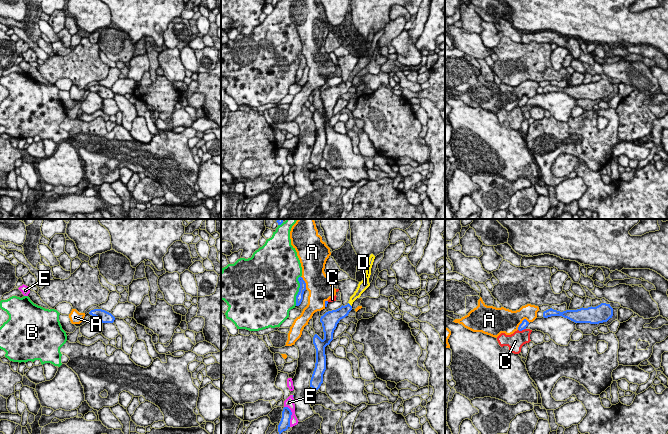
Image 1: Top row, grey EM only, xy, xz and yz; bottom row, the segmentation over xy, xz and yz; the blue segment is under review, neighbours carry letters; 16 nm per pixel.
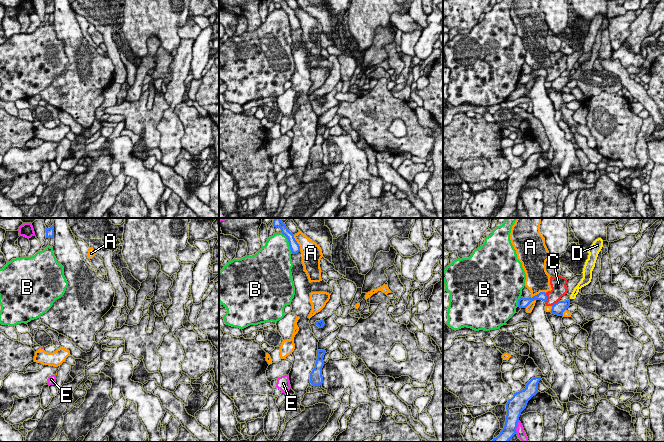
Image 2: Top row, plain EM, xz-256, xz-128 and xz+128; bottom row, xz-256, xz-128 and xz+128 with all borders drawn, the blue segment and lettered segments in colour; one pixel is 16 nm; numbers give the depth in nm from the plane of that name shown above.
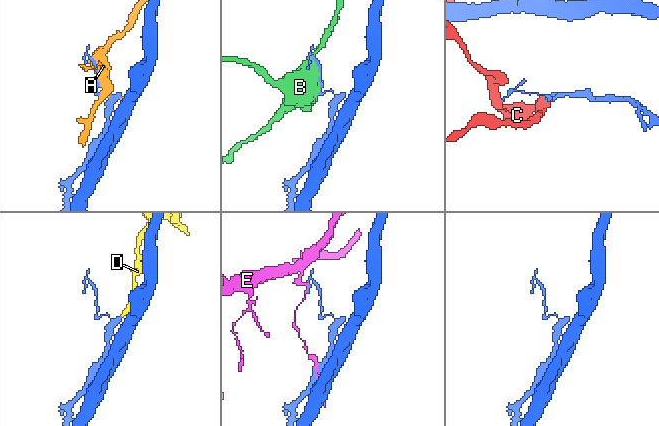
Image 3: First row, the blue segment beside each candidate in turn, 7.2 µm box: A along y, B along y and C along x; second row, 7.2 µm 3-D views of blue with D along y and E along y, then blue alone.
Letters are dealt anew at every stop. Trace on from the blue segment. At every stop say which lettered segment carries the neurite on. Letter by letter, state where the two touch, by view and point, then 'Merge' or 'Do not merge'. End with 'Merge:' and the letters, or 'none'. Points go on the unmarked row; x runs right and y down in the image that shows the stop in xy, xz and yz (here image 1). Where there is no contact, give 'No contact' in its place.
A: Touches blue at yz (522, 98). Do not merge
B: Touches blue at xz (299, 67). Do not merge
C: Touches blue at yz (521, 106). Do not merge
D: Touches blue at xz (349, 80). Merge
E: Touches blue at xz (291, 190). Do not merge
Merge: D

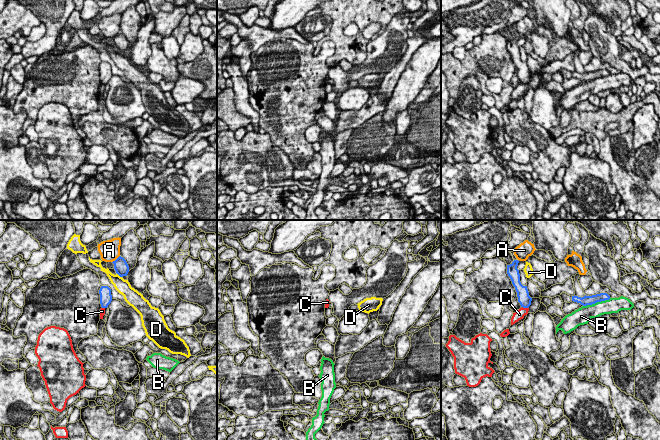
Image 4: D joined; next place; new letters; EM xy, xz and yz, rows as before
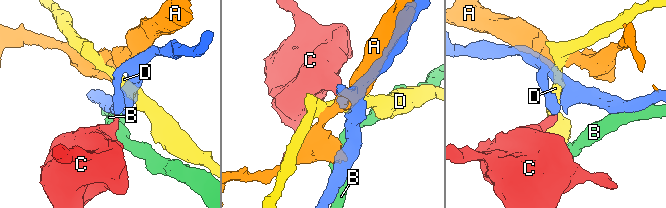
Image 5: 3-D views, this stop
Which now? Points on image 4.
A: Touches blue at xy (116, 35). Do not merge
B: Touches blue at yz (596, 78). Do not merge
C: Touches blue at yz (525, 83). Do not merge
D: Touches blue at xy (119, 51). Do not merge
Merge: none

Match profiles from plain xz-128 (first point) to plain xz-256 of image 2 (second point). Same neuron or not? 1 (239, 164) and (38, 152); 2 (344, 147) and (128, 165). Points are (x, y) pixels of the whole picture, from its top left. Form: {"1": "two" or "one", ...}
{"1": "two", "2": "one"}

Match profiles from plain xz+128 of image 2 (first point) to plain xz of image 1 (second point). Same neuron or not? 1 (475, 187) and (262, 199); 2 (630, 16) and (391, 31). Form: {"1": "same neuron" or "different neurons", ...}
{"1": "different neurons", "2": "same neuron"}

